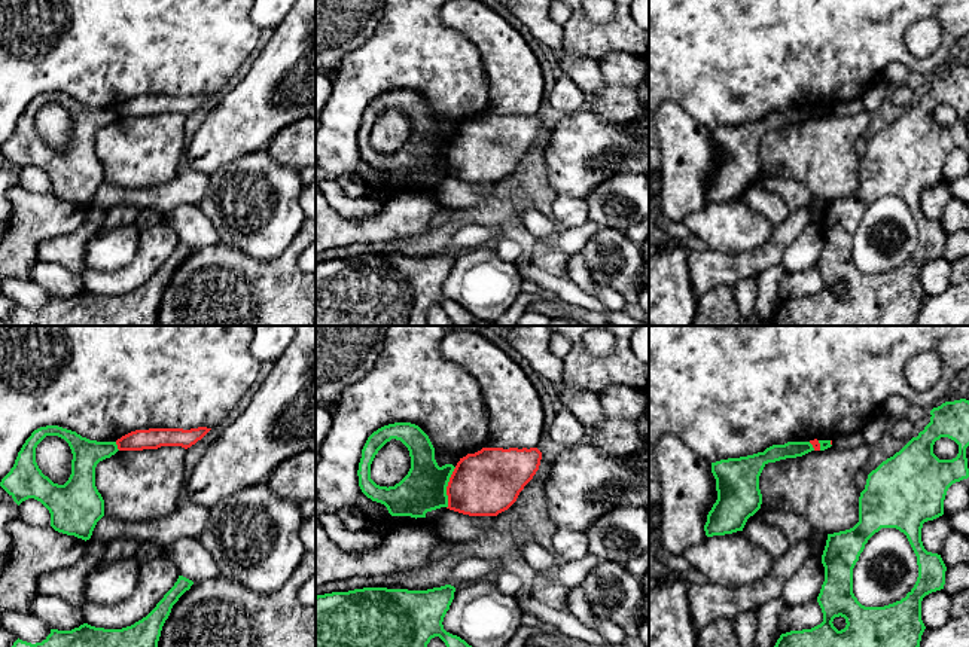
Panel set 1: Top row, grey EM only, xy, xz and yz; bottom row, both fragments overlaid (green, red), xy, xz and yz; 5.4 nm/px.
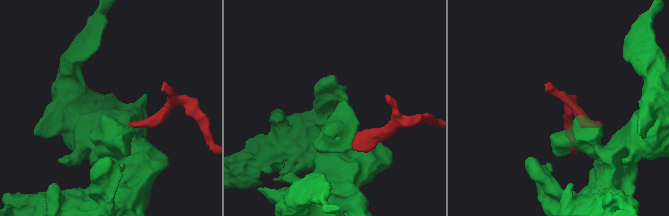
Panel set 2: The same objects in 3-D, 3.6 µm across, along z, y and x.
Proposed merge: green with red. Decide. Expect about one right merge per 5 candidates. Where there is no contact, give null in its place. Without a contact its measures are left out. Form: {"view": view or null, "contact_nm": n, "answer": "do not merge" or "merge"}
{"view": "xz", "contact_nm": 220, "answer": "do not merge"}

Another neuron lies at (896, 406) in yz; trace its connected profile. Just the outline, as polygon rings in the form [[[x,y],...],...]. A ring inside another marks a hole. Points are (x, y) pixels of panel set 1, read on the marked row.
[[[898,394],[890,396],[884,403],[884,411],[887,412],[890,421],[905,418],[908,408],[909,402]]]

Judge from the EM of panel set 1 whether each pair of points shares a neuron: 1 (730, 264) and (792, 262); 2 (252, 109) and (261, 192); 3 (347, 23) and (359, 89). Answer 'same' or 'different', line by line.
1: different
2: different
3: different

